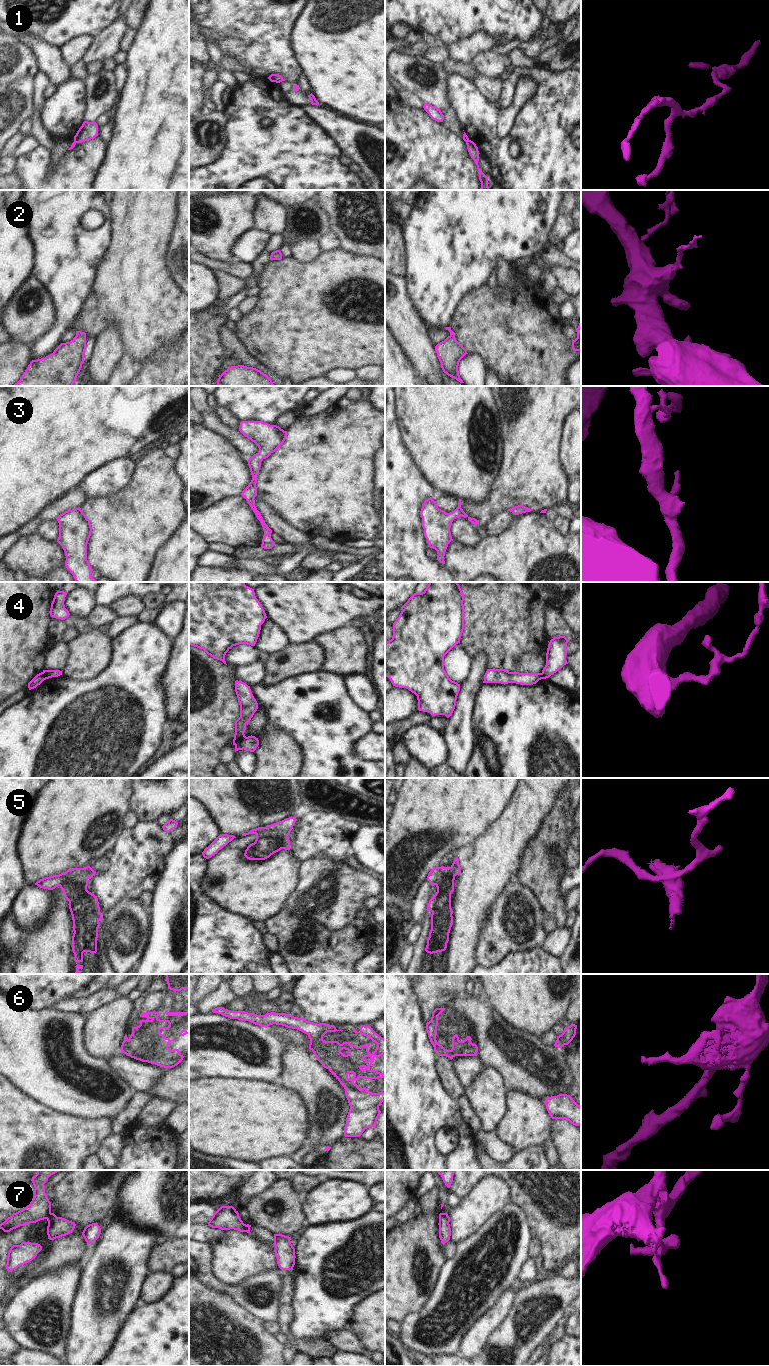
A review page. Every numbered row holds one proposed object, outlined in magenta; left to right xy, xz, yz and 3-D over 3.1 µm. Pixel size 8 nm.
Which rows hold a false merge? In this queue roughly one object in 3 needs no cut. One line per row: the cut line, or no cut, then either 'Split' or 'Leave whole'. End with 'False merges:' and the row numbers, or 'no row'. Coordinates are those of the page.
1: Split along xz (270, 75), (275, 81). Split
2: No split. Leave whole
3: No split. Leave whole
4: Split along xz (246, 737), (235, 745). Split
5: Split along xz (256, 833), (267, 827), (269, 829), (279, 829), (287, 836). Split
6: Split along xy (127, 1039), (125, 1042), (126, 1051), (146, 1061). Split
7: Split along xy (51, 1213), (45, 1218). Split
False merges: 1, 4, 5, 6, 7

